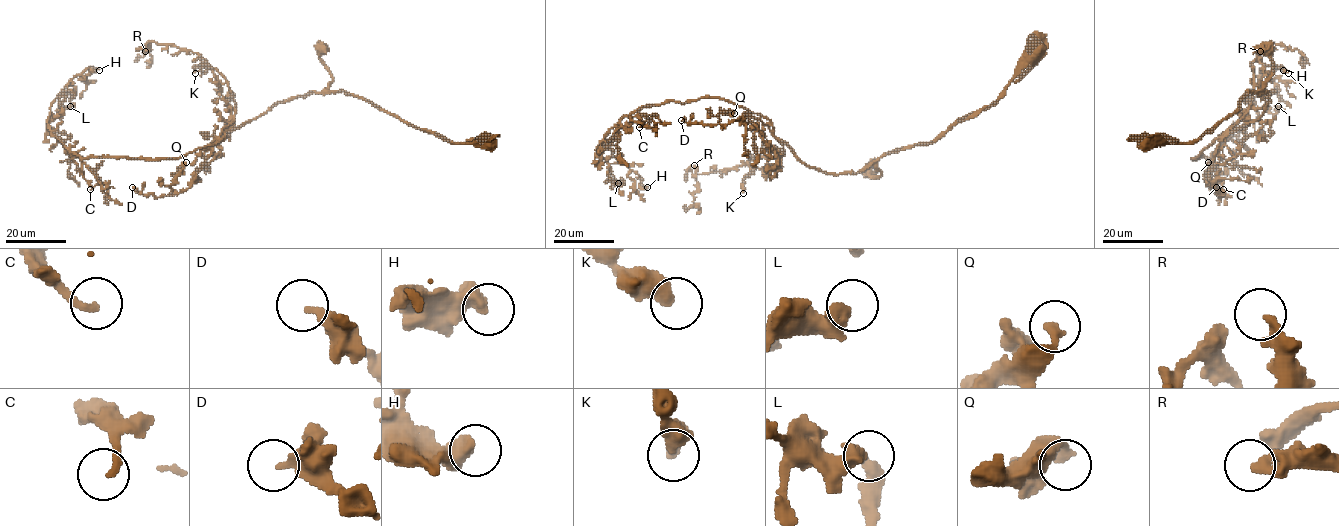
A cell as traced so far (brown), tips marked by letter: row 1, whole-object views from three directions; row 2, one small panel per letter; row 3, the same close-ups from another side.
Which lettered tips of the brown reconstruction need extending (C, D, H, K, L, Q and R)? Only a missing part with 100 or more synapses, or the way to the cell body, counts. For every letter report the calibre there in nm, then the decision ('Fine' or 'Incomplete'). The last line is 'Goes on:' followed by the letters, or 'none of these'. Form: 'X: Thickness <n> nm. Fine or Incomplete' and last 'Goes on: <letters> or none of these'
C: Thickness 200 nm. Incomplete
D: Thickness 300 nm. Fine
H: Thickness 550 nm. Fine
K: Thickness 440 nm. Fine
L: Thickness 460 nm. Fine
Q: Thickness 280 nm. Fine
R: Thickness 300 nm. Fine
Goes on: C

